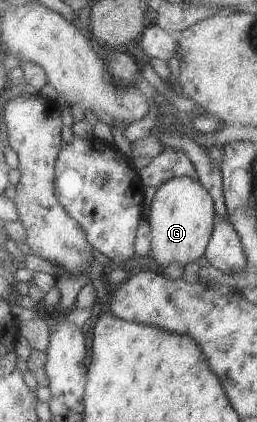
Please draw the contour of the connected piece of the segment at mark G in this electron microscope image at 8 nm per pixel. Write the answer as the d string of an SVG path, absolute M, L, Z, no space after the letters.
M176 176L160 184L148 209L152 235L149 255L159 265L159 270L170 263L184 267L187 263L198 261L207 250L216 214L211 193L198 179Z

